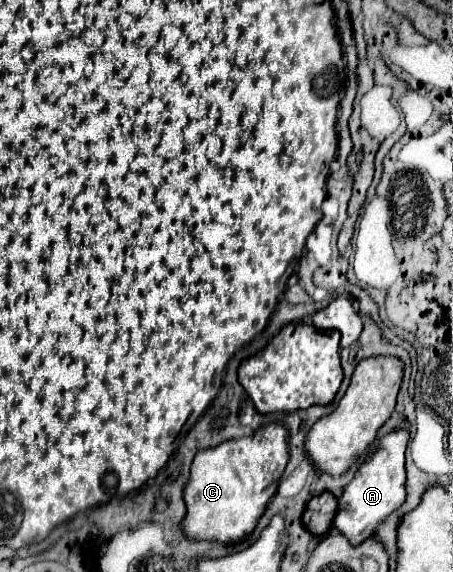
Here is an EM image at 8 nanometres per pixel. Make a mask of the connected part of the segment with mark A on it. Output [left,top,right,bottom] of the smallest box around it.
[335,430,409,544]

